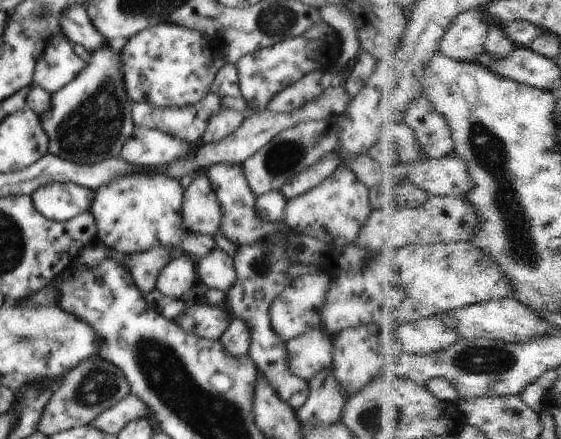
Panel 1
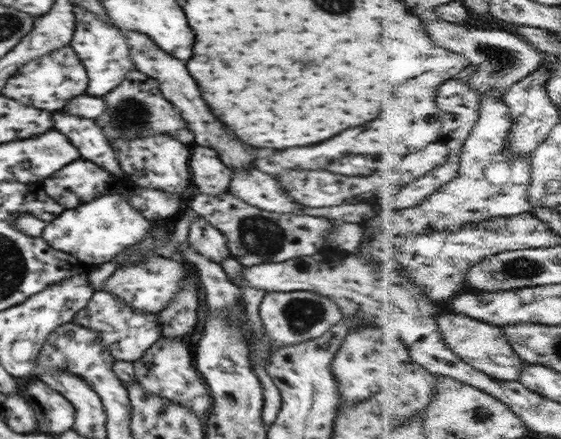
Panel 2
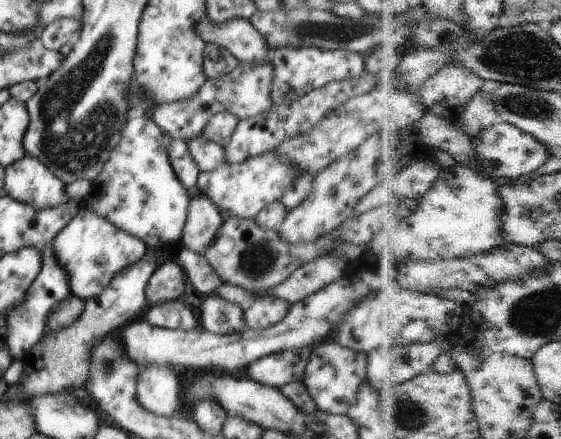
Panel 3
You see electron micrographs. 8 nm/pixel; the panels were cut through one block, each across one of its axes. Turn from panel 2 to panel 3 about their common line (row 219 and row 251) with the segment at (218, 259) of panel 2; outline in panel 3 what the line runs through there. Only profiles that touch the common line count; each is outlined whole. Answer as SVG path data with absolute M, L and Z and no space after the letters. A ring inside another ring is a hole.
M200 193L190 200L188 218L180 241L184 247L202 256L210 246L210 242L216 238L222 223L222 214L214 206L214 202Z

